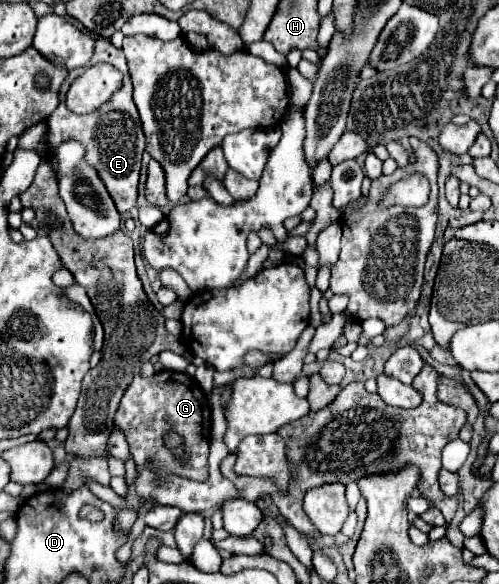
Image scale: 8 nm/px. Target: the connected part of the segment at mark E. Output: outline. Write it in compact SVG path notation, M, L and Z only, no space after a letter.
M98 38L90 62L92 64L96 64L96 62L108 62L114 68L118 68L120 72L124 72L126 74L124 86L118 92L114 92L114 96L110 98L110 102L102 104L98 110L94 110L90 114L84 114L84 116L76 116L76 114L72 114L66 108L64 94L70 88L68 84L72 84L74 78L80 76L86 70L86 66L70 70L68 78L64 80L64 84L60 88L62 90L60 104L54 110L54 114L50 116L50 120L48 120L48 136L46 136L48 158L50 158L50 164L52 164L52 170L58 174L58 160L56 160L58 146L62 146L62 142L68 142L70 138L74 138L76 142L84 142L84 146L86 146L86 162L90 162L90 166L94 166L94 170L98 170L98 176L102 178L102 182L104 182L108 194L112 196L118 212L124 214L124 212L132 210L134 204L136 204L140 160L142 160L142 154L144 154L146 138L144 138L144 130L142 130L142 124L140 124L140 116L138 116L136 104L132 102L132 82L128 78L128 66L126 66L126 58L124 58L122 50L114 48L110 44L110 40L106 40L106 38Z

